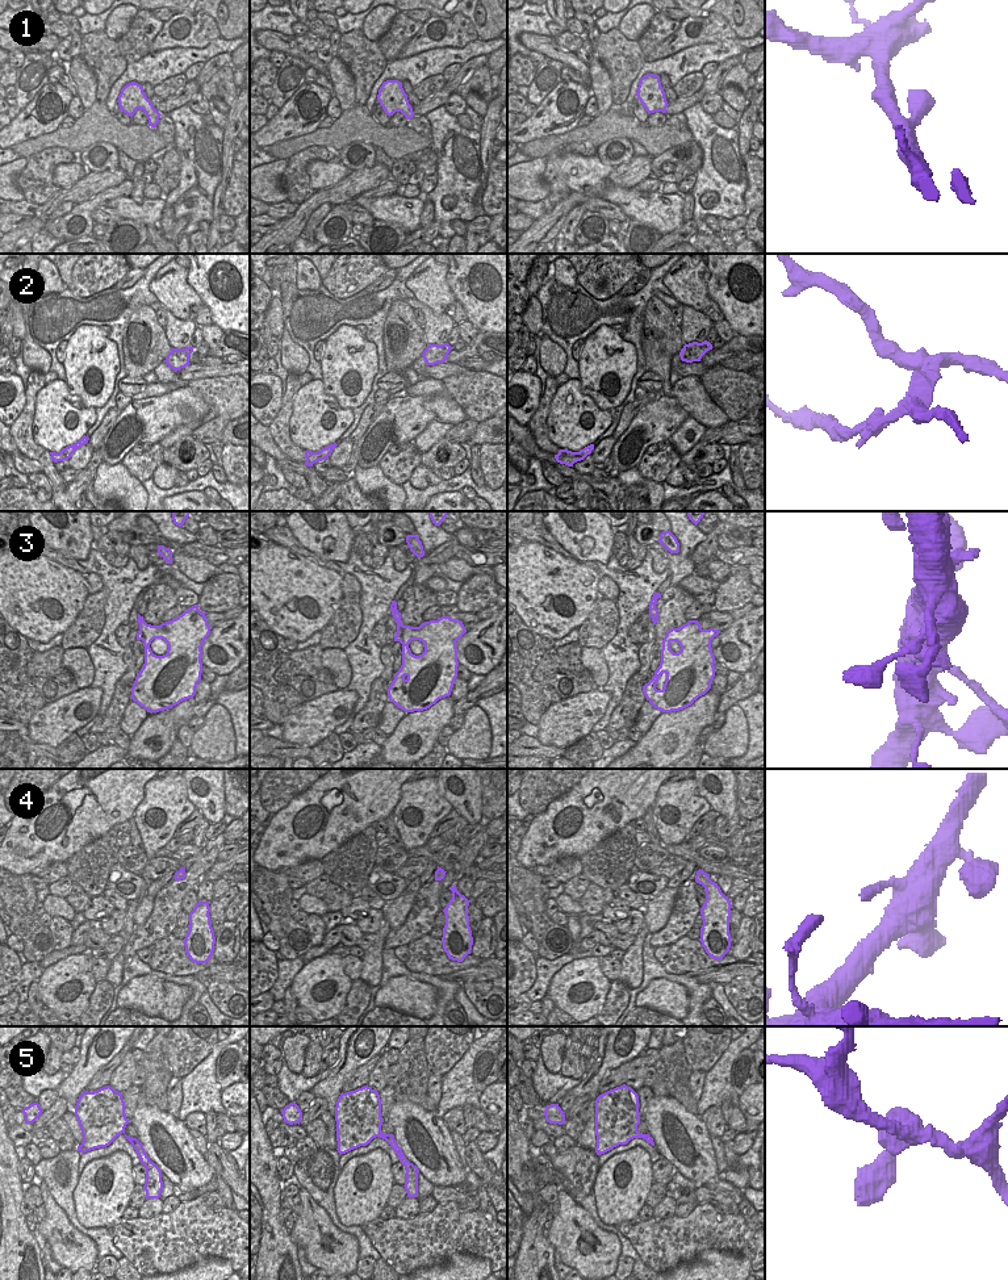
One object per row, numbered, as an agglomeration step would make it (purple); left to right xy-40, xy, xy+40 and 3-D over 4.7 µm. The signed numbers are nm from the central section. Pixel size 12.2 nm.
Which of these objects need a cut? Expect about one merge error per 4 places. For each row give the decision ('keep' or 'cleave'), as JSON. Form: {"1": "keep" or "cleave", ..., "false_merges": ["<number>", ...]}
{"1": "keep", "2": "cleave", "3": "keep", "4": "keep", "5": "keep", "false_merges": ["2"]}

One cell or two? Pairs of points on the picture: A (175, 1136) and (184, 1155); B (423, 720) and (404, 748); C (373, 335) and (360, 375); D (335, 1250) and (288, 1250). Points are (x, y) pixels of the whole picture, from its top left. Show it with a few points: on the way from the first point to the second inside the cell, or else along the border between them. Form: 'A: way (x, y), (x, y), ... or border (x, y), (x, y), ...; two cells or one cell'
A: way (175, 1141), (182, 1150); one cell
B: way (415, 728), (401, 740); one cell
C: border (363, 335), (376, 347), (379, 371); two cells
D: border (288, 1232), (289, 1237), (298, 1246); two cells

